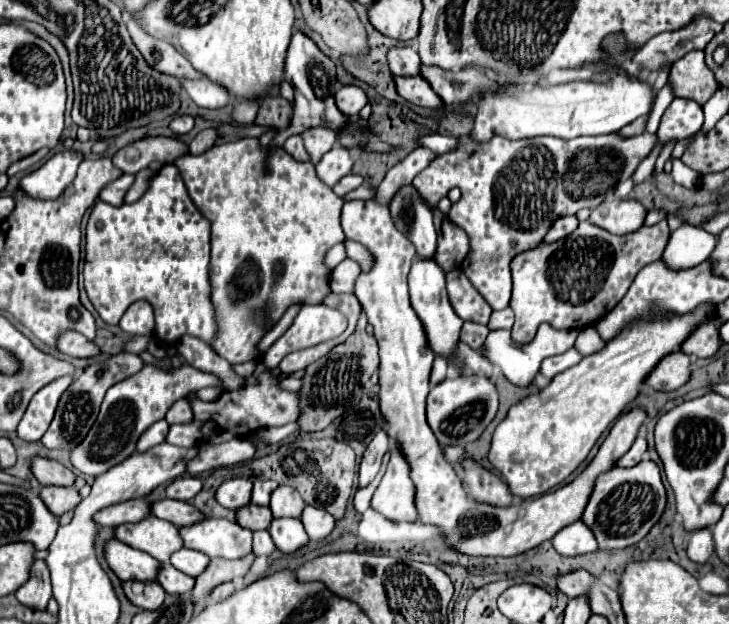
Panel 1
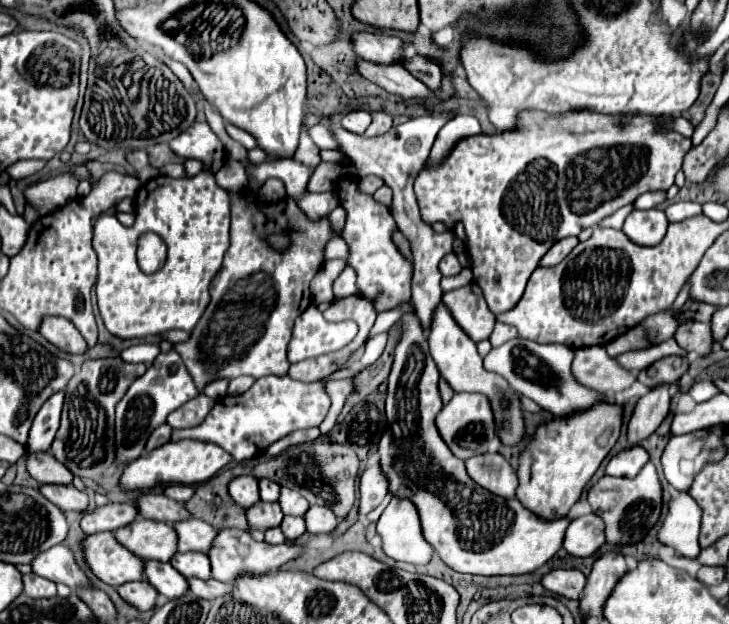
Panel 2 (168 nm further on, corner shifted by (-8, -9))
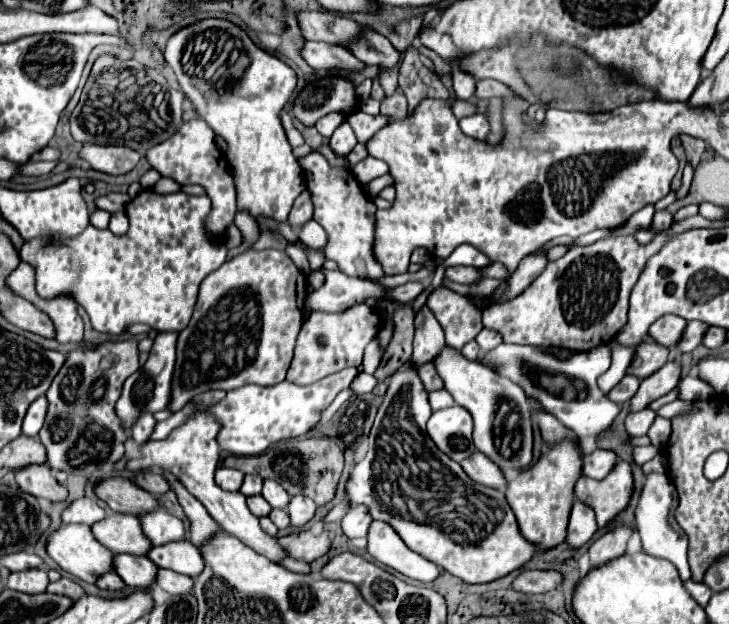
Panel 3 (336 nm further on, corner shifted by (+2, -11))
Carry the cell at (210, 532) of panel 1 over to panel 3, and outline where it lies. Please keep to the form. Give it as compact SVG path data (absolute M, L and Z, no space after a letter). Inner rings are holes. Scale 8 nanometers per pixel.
M158 508L154 512L146 512L138 516L140 524L142 524L142 532L144 536L154 544L166 544L166 542L174 542L174 540L184 540L186 538L186 530L182 520L170 516L166 510Z

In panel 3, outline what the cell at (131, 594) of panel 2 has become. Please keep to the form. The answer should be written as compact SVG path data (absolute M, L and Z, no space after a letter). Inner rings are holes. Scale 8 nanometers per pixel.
M106 572L104 576L100 576L96 580L96 586L102 588L102 590L120 590L120 588L124 588L122 578L116 572Z

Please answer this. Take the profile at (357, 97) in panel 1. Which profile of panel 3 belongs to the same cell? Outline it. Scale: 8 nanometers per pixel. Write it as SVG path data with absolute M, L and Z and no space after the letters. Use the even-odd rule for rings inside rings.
M342 122L342 124L336 128L336 132L332 134L332 138L328 140L330 150L332 150L336 156L342 156L342 158L348 156L356 144L358 144L356 134L354 134L354 130L350 128L348 122Z

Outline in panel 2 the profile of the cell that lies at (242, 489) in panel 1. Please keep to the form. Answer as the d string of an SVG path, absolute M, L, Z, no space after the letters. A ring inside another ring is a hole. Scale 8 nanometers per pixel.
M240 476L240 478L234 478L228 486L230 490L230 496L232 500L248 510L250 506L254 506L256 502L260 502L260 494L258 494L258 480L252 478L252 476Z

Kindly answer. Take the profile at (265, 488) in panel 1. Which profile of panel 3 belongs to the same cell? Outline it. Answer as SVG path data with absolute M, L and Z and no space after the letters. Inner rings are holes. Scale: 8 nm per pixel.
M248 474L244 476L244 482L240 486L240 492L244 496L256 496L262 492L262 478L258 474Z

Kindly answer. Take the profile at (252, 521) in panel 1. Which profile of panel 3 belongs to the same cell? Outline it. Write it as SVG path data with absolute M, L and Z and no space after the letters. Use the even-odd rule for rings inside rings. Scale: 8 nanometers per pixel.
M258 494L258 496L250 496L248 500L246 500L246 504L248 504L248 508L250 508L250 512L254 514L254 516L268 516L268 512L270 512L270 504Z

